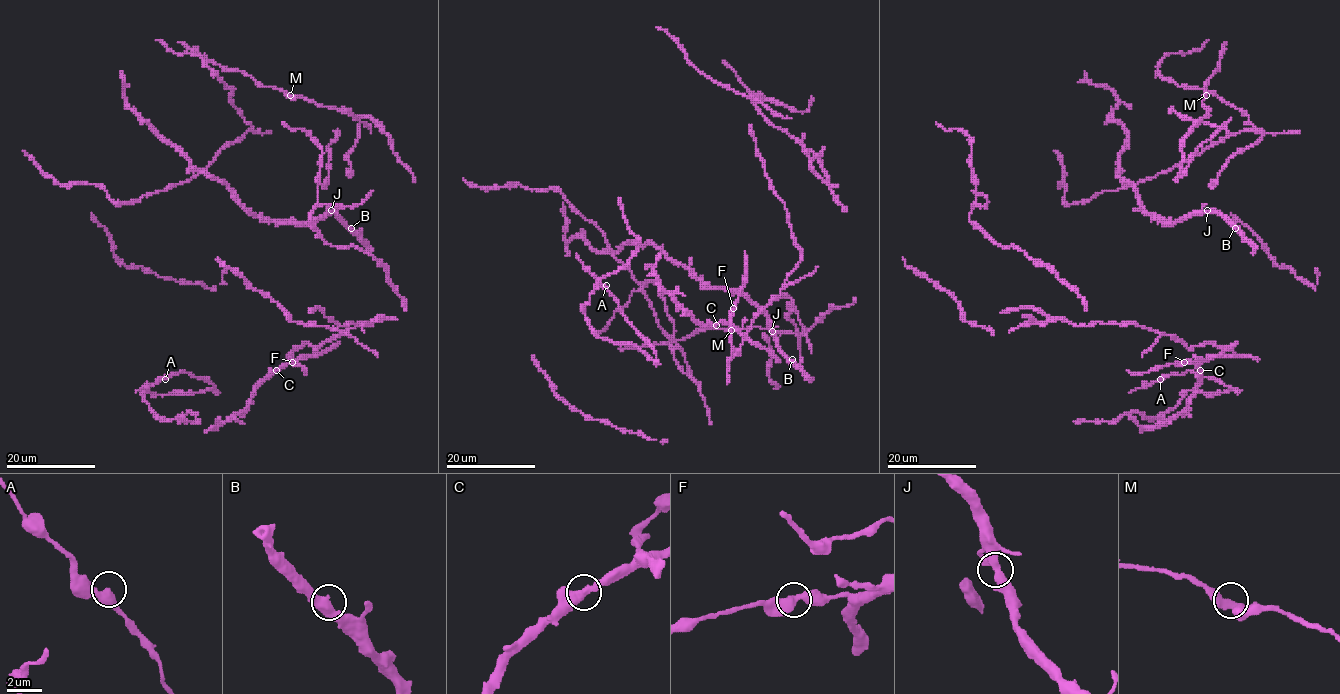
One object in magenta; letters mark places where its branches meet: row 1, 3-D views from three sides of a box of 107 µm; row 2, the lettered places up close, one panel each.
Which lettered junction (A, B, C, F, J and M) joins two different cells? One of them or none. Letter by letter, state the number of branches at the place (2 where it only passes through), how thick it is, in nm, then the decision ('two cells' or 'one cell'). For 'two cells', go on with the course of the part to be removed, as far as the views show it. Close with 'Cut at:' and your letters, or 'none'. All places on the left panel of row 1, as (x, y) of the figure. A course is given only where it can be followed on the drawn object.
A: 2 | 480 nm | one cell
B: 2 | 480 nm | one cell
C: 2 | 460 nm | one cell
F: 2 | 480 nm | one cell
J: 2 | 440 nm | one cell
M: 2 | 440 nm | one cell
Cut at: none

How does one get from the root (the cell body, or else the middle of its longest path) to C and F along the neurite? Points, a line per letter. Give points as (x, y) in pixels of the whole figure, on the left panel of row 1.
C: (338, 342), (325, 352), (300, 356), (276, 370)
F: (338, 342), (325, 352), (299, 356), (292, 362)

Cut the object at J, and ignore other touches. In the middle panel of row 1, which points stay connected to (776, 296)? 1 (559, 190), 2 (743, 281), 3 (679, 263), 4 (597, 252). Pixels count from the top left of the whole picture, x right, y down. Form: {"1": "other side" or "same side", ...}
{"1": "same side", "2": "same side", "3": "other side", "4": "other side"}

